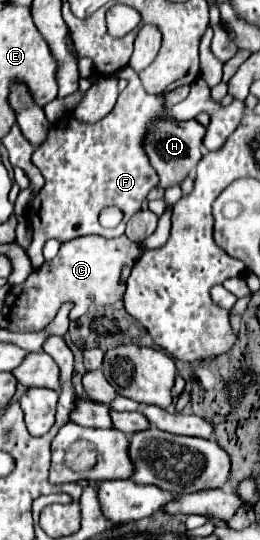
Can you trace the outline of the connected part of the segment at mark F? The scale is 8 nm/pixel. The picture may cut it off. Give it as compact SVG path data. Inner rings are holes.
M124 66L122 72L124 74L120 78L128 78L128 86L120 92L118 102L108 116L104 116L96 124L84 124L64 118L50 128L46 142L32 154L32 162L46 180L26 214L32 228L32 240L26 248L26 254L30 256L34 268L40 267L45 261L42 246L48 238L66 242L86 234L98 234L106 238L124 234L128 218L140 210L150 188L158 184L158 176L142 150L142 138L146 134L146 128L152 123L159 118L190 120L200 112L206 112L210 116L210 124L206 128L204 146L208 150L218 150L244 116L244 102L236 100L230 106L214 102L210 98L208 84L202 78L192 84L188 98L174 108L167 109L162 96L150 96L144 92L138 74L134 74L134 68ZM108 206L116 206L124 212L124 218L116 228L102 228L98 222L100 212Z

